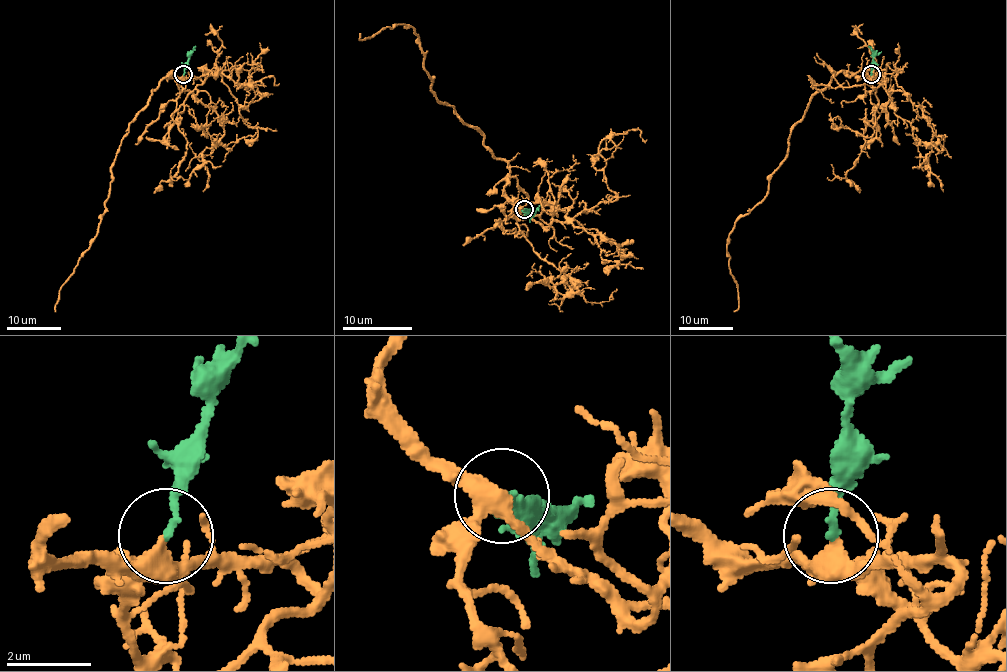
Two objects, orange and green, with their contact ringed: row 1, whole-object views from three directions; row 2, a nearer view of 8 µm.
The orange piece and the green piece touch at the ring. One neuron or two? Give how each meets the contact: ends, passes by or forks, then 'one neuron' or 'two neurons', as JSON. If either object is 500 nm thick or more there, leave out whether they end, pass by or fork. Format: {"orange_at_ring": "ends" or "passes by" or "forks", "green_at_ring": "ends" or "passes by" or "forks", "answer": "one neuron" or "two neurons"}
{"orange_at_ring": "forks", "green_at_ring": "ends", "answer": "one neuron"}

